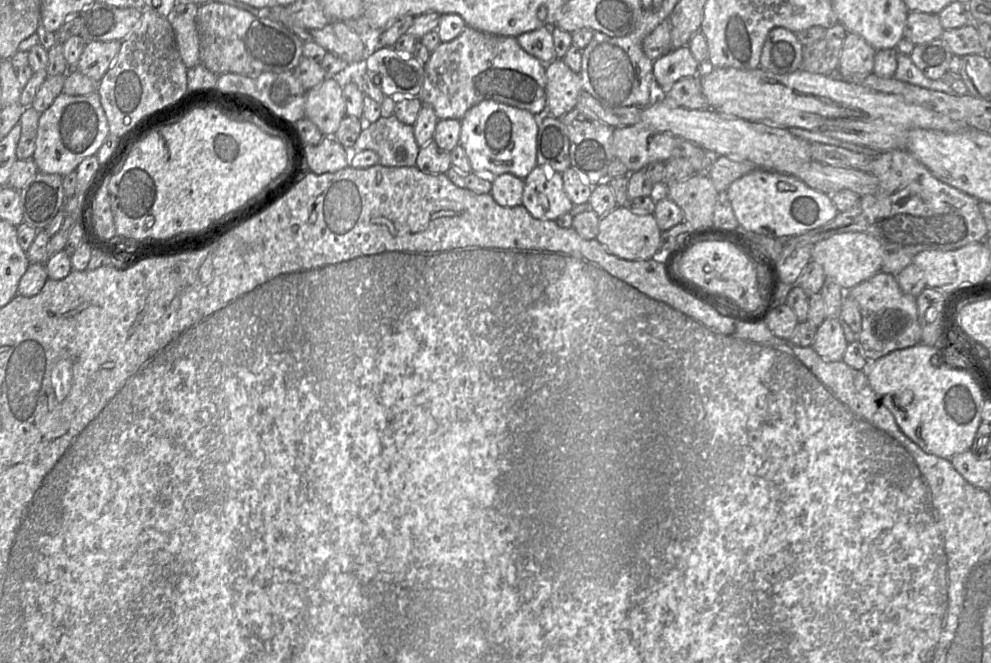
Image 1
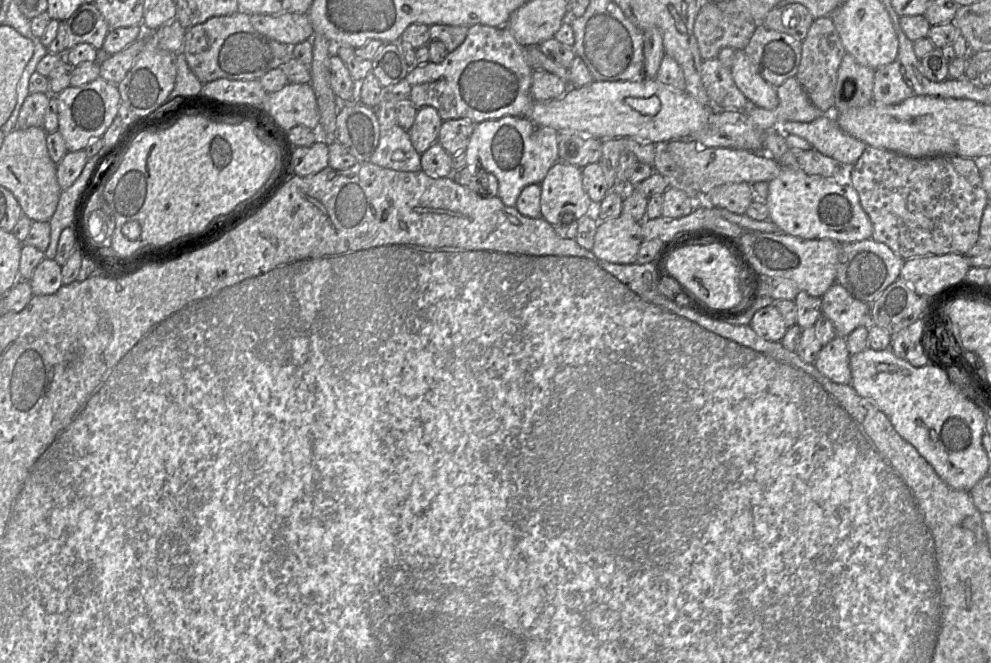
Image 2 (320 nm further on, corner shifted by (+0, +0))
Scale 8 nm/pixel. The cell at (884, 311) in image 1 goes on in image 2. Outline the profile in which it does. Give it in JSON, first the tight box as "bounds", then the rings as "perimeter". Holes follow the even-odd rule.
{"bounds":[821,283,870,336],"perimeter":[[[838,283],[821,297],[821,313],[833,324],[836,336],[847,336],[859,326],[870,323],[870,304],[853,298]]]}

